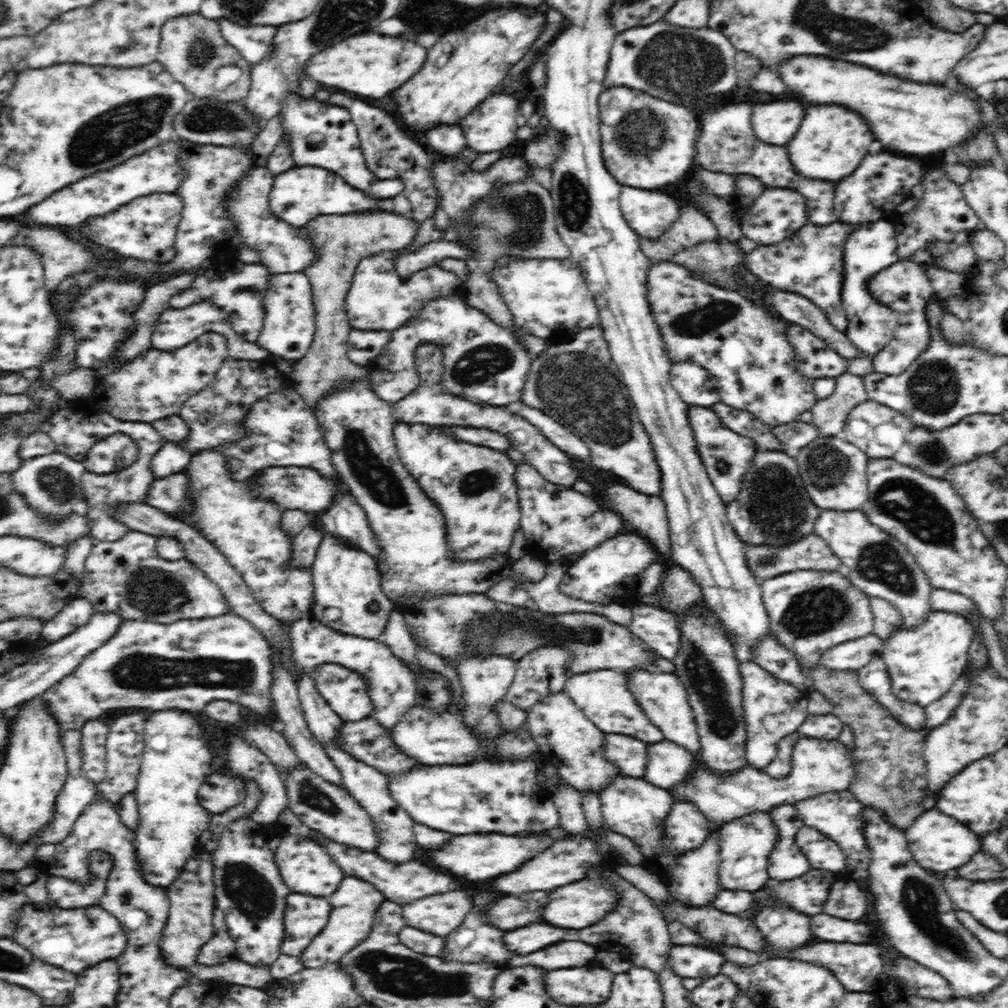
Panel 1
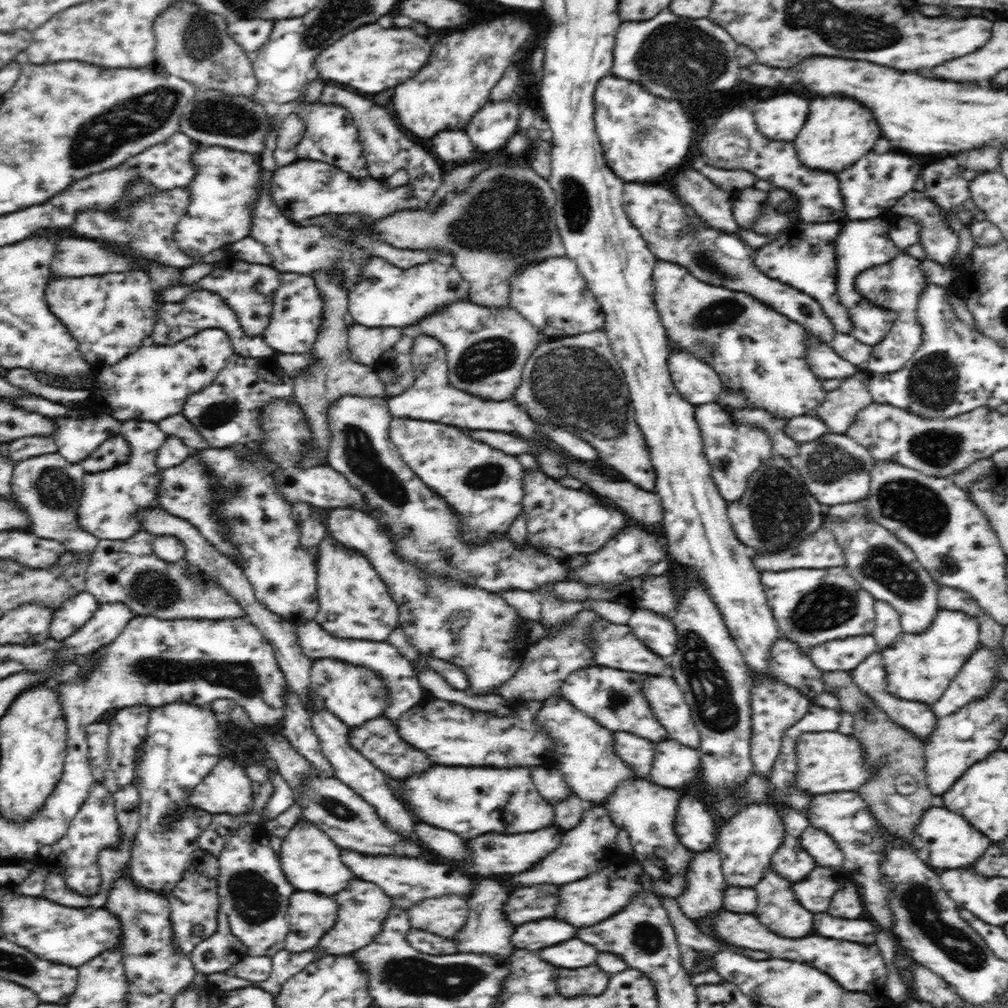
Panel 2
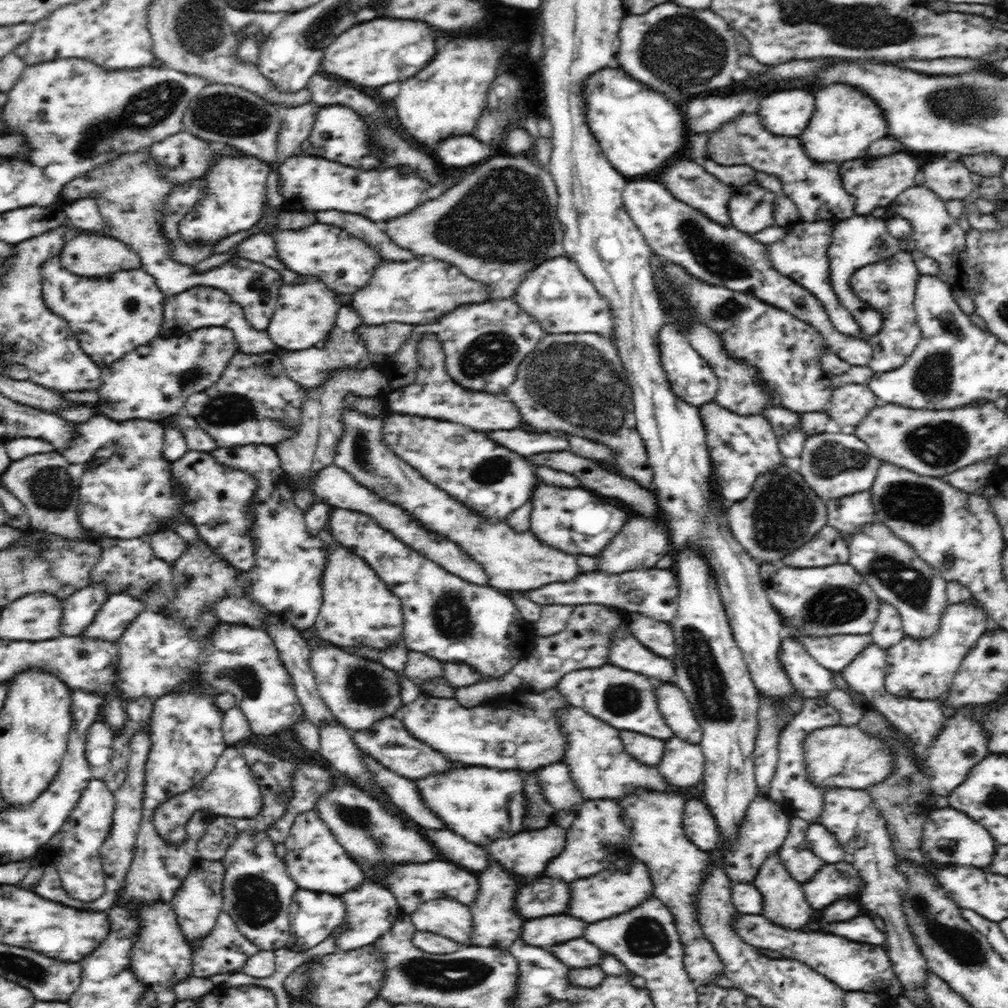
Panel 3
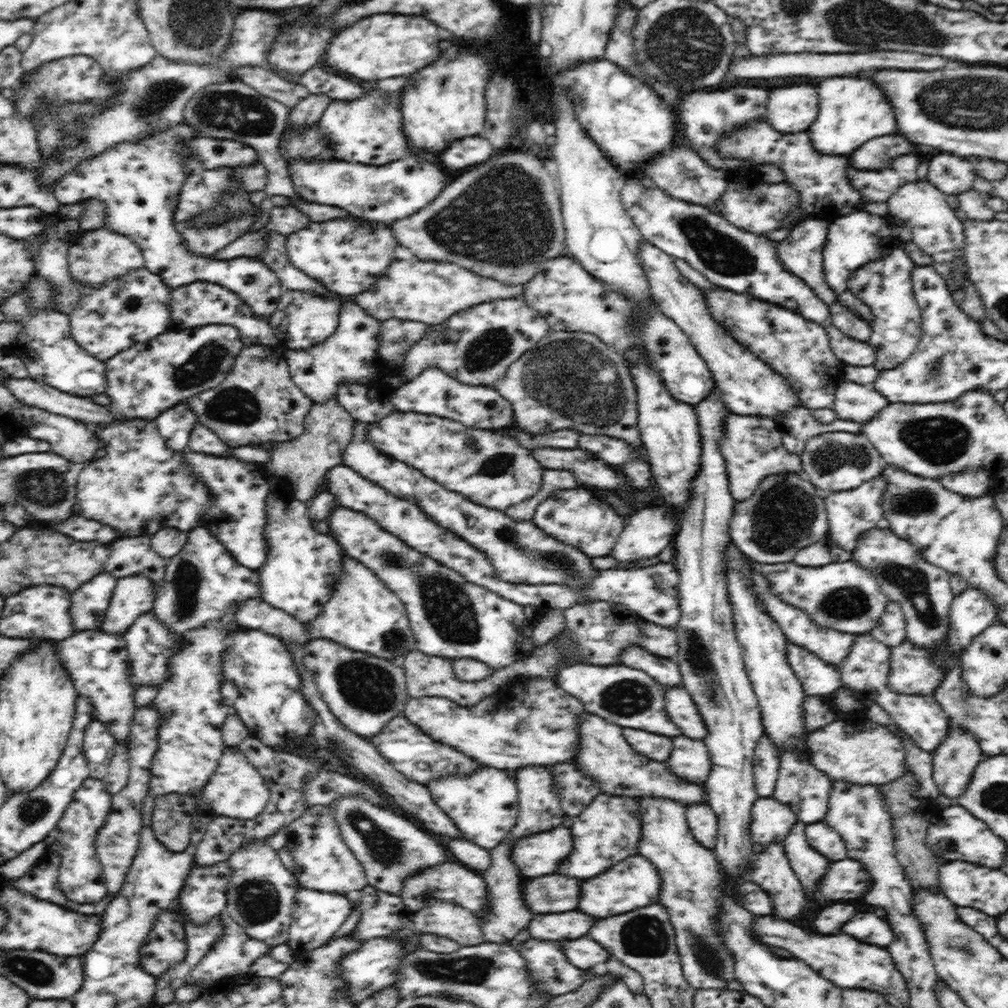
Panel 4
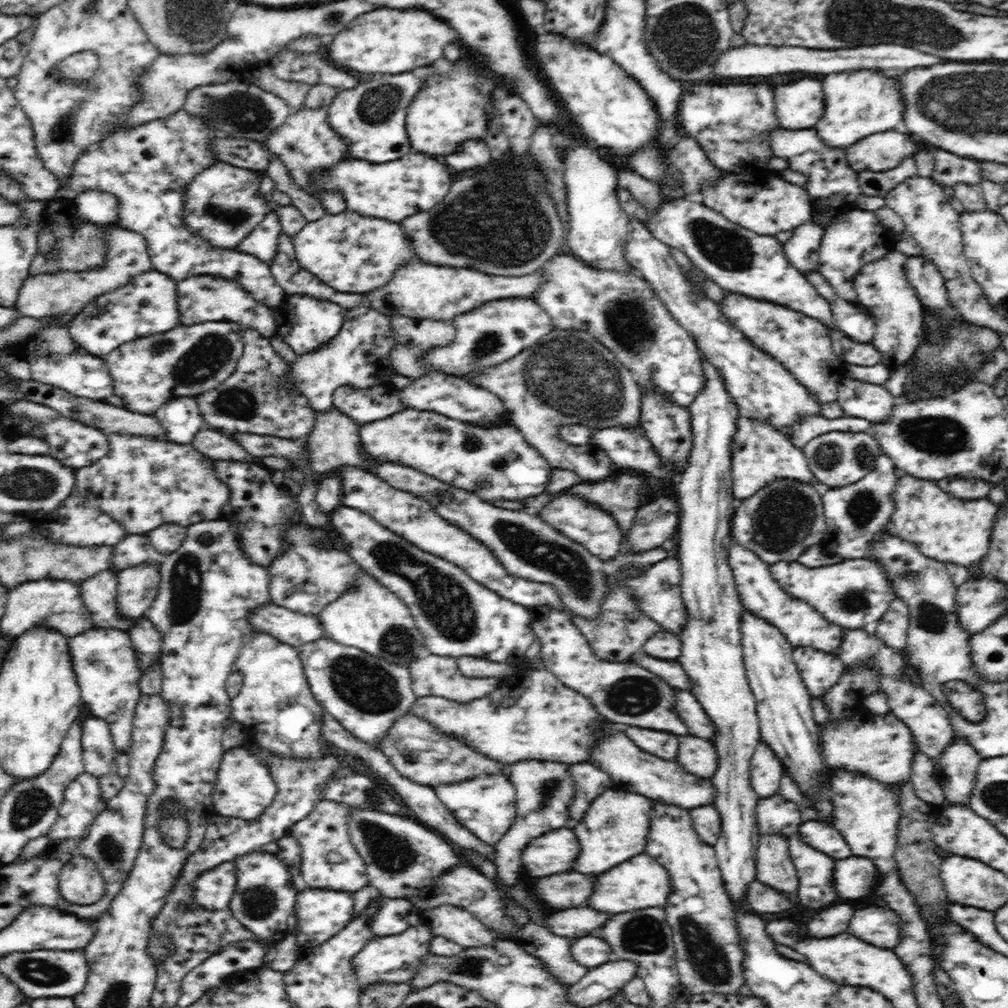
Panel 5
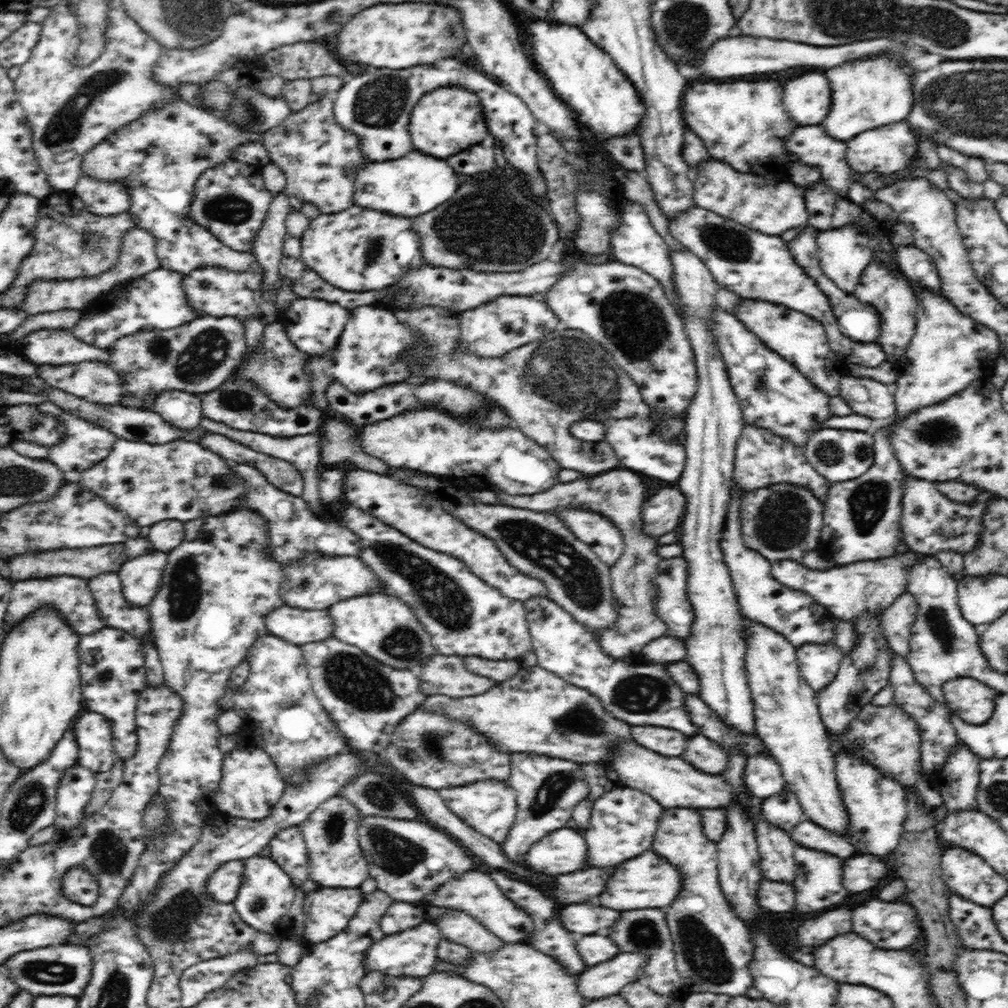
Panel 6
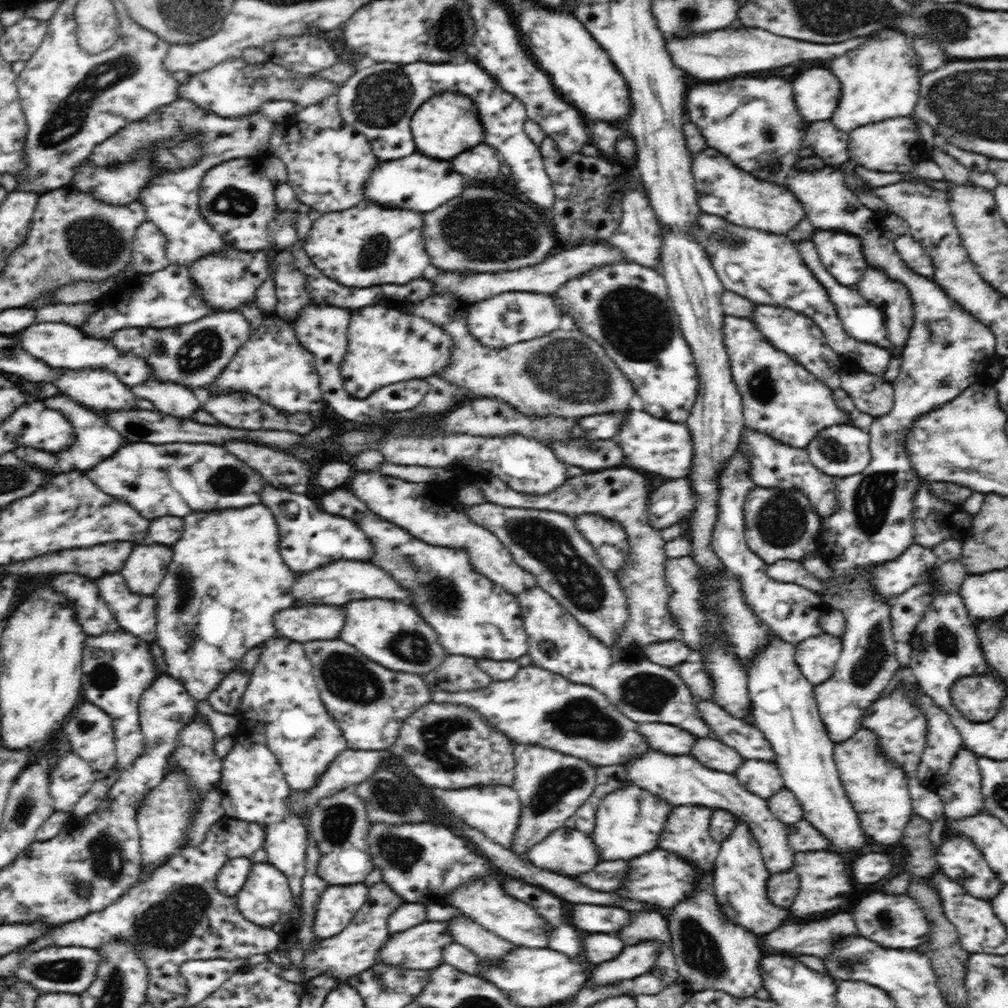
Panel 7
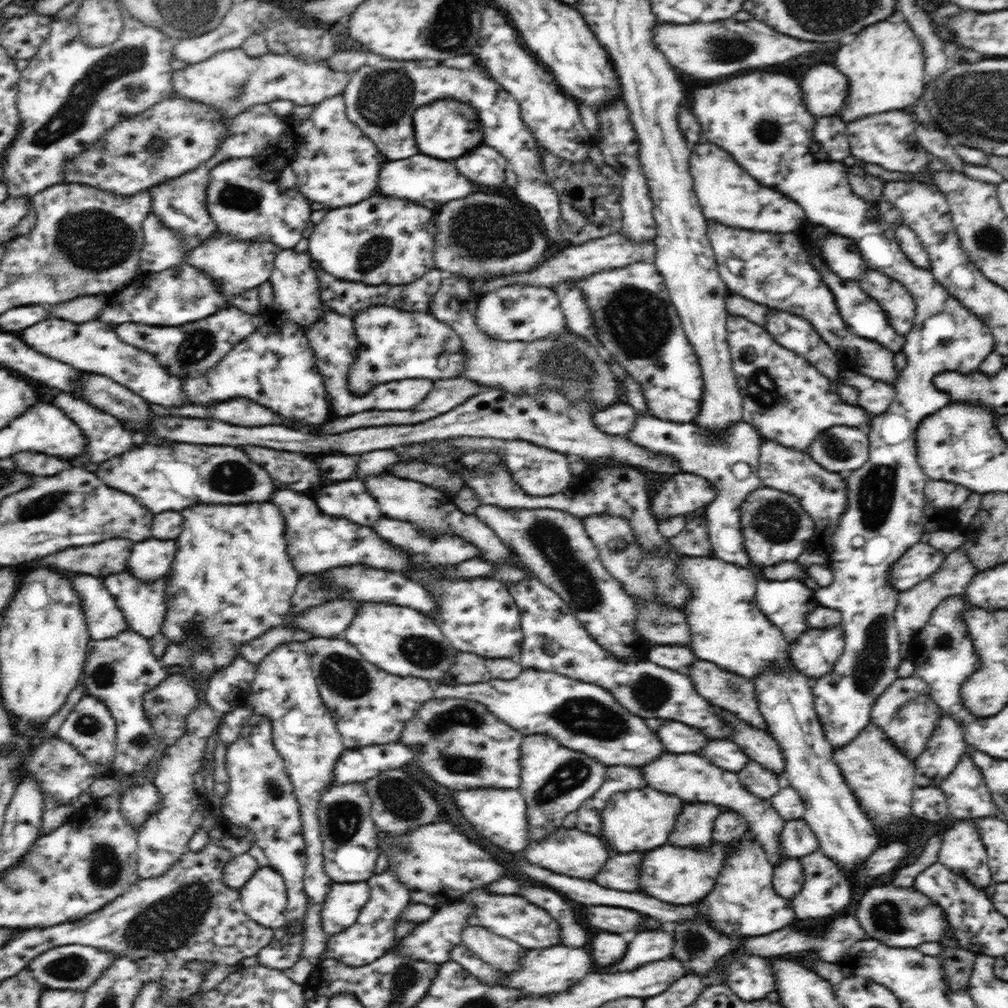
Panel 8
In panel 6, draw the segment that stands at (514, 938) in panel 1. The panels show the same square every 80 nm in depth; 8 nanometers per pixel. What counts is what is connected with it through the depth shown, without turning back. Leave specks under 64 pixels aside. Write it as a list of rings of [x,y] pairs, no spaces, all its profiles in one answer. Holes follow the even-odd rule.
[[[572,904],[562,908],[558,918],[568,932],[596,934],[598,930],[610,928],[618,916],[620,912],[614,912],[610,908],[590,906],[590,904]]]

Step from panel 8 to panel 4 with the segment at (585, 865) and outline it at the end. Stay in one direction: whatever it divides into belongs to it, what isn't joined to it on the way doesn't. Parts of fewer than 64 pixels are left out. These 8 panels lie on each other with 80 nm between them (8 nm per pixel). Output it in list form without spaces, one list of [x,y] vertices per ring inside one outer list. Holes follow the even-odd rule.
[[[560,825],[514,842],[512,860],[524,876],[538,878],[554,874],[558,864],[570,854],[572,847],[569,827]]]

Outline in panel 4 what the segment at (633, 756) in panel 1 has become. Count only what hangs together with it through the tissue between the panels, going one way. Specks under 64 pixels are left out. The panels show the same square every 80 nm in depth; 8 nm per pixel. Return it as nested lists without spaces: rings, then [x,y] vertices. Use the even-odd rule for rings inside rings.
[[[622,728],[628,744],[642,756],[654,762],[666,762],[672,750],[672,737],[652,734],[636,728]]]

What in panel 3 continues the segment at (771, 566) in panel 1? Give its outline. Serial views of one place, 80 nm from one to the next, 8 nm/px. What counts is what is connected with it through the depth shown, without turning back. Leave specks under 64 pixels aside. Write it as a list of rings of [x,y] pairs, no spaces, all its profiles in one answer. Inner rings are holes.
[[[827,525],[810,542],[787,554],[780,563],[794,568],[820,568],[848,562],[849,548],[844,538],[832,526]]]

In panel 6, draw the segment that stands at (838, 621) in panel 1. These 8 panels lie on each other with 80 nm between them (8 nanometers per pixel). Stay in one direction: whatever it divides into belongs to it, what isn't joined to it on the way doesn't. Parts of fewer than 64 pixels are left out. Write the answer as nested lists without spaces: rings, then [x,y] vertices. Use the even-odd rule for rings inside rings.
[[[908,550],[888,558],[835,565],[822,570],[806,568],[799,561],[781,560],[771,563],[771,573],[780,584],[812,596],[815,602],[826,608],[831,618],[852,623],[860,616],[884,612],[898,596],[906,593],[907,568],[922,557],[928,555]]]

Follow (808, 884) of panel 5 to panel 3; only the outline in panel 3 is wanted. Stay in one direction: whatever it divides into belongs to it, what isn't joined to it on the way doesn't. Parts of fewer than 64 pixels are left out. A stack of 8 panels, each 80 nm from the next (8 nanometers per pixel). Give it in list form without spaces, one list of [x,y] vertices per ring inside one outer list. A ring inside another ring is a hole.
[[[790,816],[788,836],[777,851],[782,865],[798,883],[808,882],[816,874],[816,870],[820,870],[824,865],[806,842],[806,831],[809,826],[808,821]]]

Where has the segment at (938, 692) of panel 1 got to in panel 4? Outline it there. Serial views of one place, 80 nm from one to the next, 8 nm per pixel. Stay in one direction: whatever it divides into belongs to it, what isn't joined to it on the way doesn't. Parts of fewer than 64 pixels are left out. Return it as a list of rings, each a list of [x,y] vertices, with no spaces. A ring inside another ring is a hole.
[[[968,586],[958,596],[954,595],[947,620],[949,650],[960,650],[961,654],[978,634],[997,622],[997,610],[981,588]],[[908,640],[891,647],[891,656],[887,685],[898,694],[933,696],[947,674],[944,657],[930,655]]]

